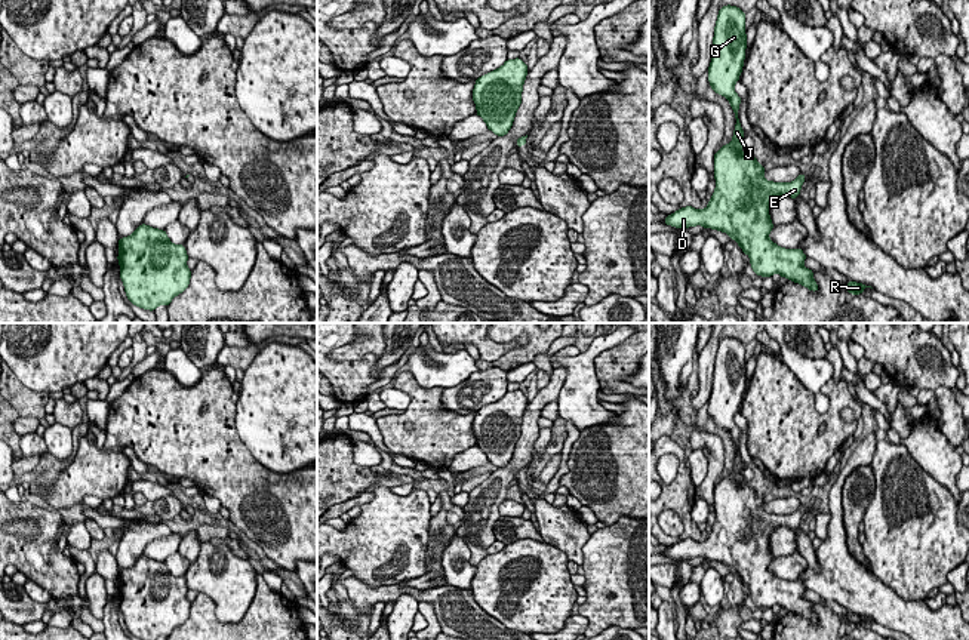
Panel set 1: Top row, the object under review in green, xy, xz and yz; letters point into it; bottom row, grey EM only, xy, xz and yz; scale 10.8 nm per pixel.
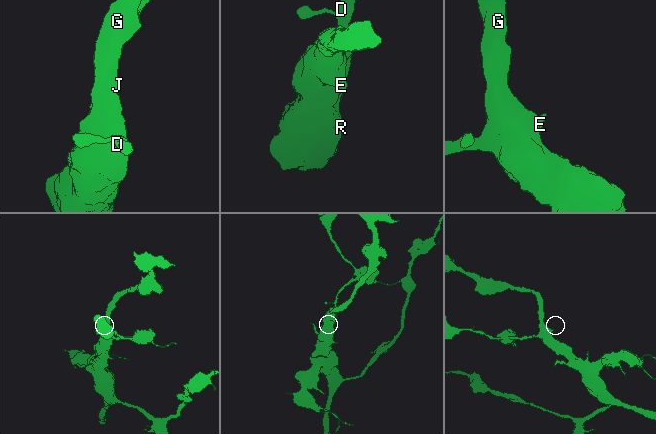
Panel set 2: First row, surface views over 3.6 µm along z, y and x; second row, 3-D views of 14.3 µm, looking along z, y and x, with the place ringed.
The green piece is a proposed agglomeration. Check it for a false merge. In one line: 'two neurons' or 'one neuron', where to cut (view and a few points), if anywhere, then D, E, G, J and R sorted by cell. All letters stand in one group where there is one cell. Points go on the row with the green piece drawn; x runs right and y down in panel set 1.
one neuron | no cut | D E G J R

